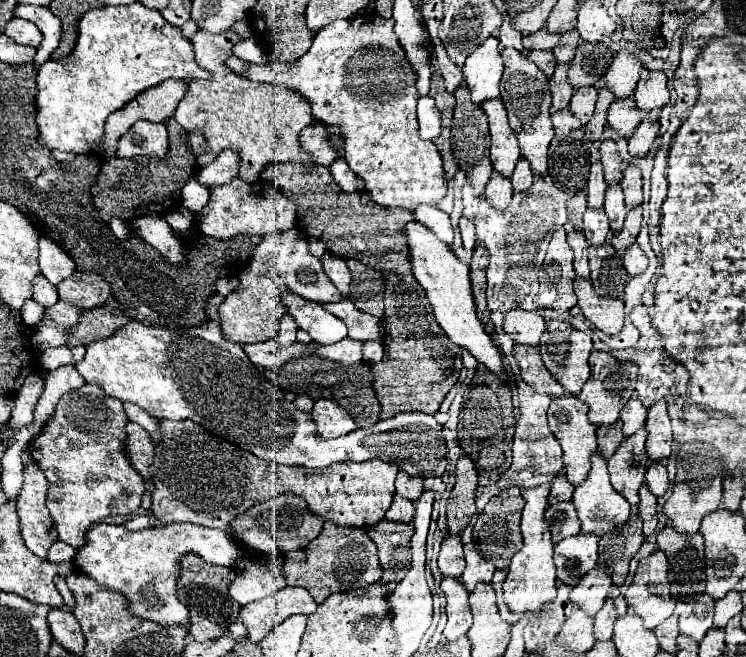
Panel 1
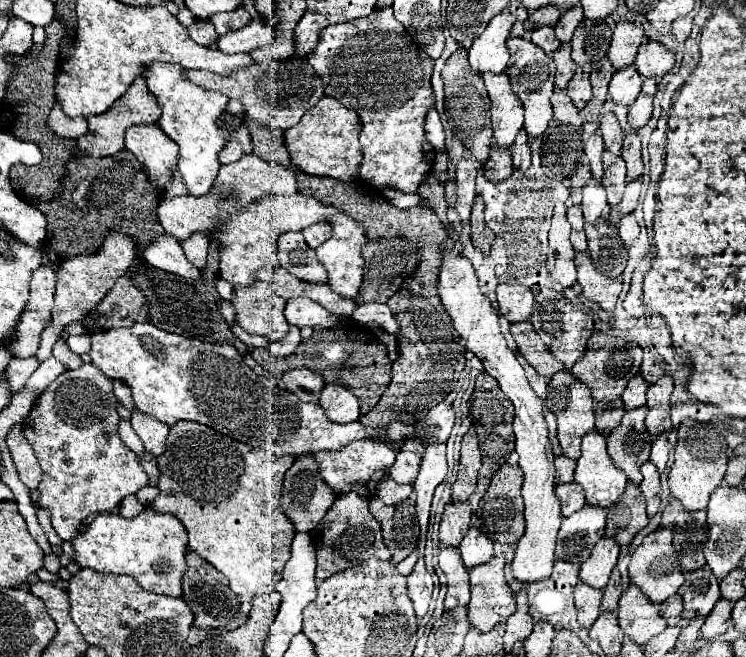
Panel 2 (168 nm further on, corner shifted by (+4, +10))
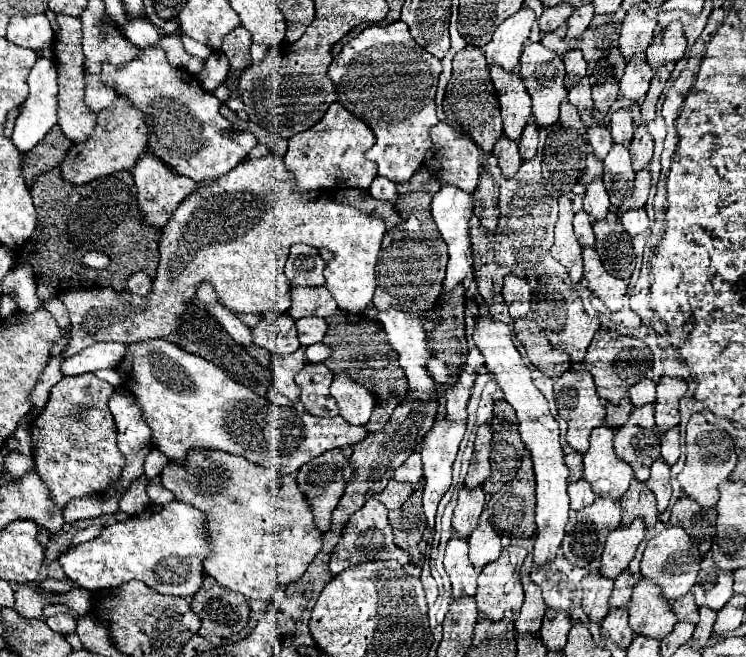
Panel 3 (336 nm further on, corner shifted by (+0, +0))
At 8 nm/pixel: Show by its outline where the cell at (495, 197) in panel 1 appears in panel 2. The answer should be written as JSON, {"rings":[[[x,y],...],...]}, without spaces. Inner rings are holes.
{"rings":[[[492,144],[490,148],[490,158],[484,164],[484,174],[486,180],[500,184],[504,180],[508,180],[508,176],[512,174],[512,158],[510,158],[510,150],[498,148],[496,144]]]}

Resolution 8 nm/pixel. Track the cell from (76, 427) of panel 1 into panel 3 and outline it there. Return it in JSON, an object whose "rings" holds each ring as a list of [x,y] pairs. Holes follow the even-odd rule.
{"rings":[[[94,374],[62,376],[52,388],[50,400],[38,418],[32,420],[34,440],[40,444],[34,450],[36,470],[50,488],[52,502],[64,508],[72,498],[88,494],[114,494],[114,486],[124,466],[124,456],[116,442],[116,424],[108,410],[108,398],[114,388]]]}

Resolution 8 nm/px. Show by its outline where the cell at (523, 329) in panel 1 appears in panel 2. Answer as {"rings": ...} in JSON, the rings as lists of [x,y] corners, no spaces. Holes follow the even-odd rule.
{"rings":[[[500,284],[496,288],[496,300],[498,300],[500,314],[506,316],[508,322],[524,322],[532,316],[534,296],[526,286]]]}

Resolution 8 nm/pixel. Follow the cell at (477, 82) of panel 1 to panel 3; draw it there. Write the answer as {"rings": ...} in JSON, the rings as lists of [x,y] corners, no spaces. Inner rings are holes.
{"rings":[[[522,6],[514,16],[506,18],[496,28],[492,40],[484,46],[486,60],[498,62],[506,72],[512,72],[522,56],[524,44],[528,42],[534,20],[536,20],[534,10],[526,6]]]}

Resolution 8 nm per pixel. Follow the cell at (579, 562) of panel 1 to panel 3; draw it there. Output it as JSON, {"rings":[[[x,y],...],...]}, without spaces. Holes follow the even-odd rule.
{"rings":[[[596,496],[596,500],[590,506],[582,508],[578,512],[570,512],[566,536],[562,540],[562,554],[574,566],[588,566],[590,562],[600,560],[606,536],[608,536],[608,532],[612,532],[620,526],[620,520],[622,520],[620,500],[614,500],[610,496]]]}

